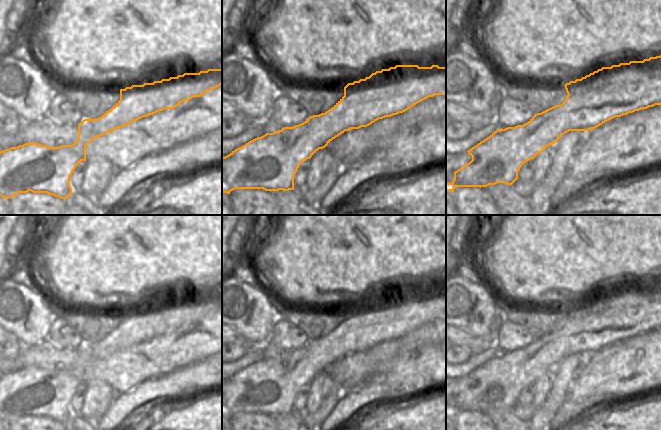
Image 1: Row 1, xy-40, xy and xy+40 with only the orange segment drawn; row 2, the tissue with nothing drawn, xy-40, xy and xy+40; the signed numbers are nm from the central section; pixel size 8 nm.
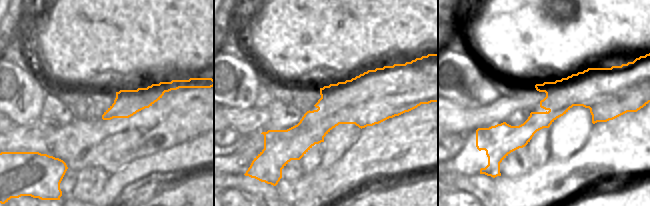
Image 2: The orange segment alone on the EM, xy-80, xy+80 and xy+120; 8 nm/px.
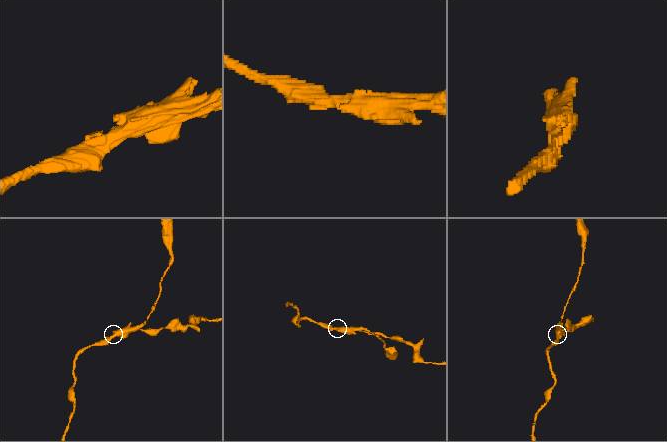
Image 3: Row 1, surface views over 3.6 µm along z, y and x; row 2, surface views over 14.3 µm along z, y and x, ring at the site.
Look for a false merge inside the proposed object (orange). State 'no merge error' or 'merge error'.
merge error

